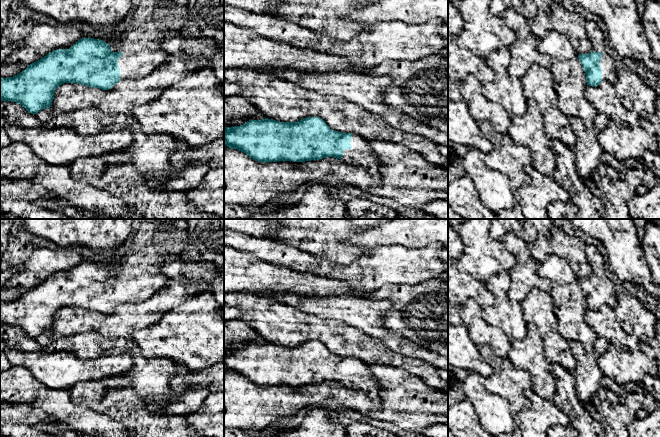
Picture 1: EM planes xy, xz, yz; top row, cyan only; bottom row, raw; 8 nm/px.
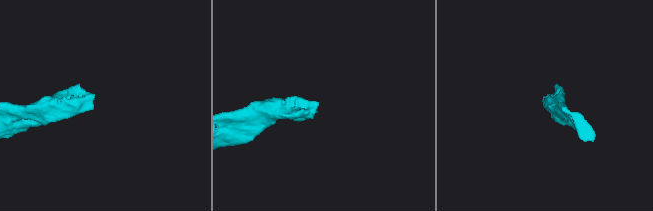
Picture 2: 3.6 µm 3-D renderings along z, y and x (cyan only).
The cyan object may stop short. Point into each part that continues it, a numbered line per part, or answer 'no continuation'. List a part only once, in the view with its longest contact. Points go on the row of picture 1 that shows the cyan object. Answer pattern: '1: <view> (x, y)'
1: yz (608, 65)

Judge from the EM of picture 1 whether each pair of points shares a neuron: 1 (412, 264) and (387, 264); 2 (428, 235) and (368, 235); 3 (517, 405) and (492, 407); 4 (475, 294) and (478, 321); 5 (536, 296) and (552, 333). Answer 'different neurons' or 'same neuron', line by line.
1: same neuron
2: same neuron
3: different neurons
4: different neurons
5: same neuron

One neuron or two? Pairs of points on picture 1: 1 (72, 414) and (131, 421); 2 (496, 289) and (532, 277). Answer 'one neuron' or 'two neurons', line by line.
1: two neurons
2: two neurons

